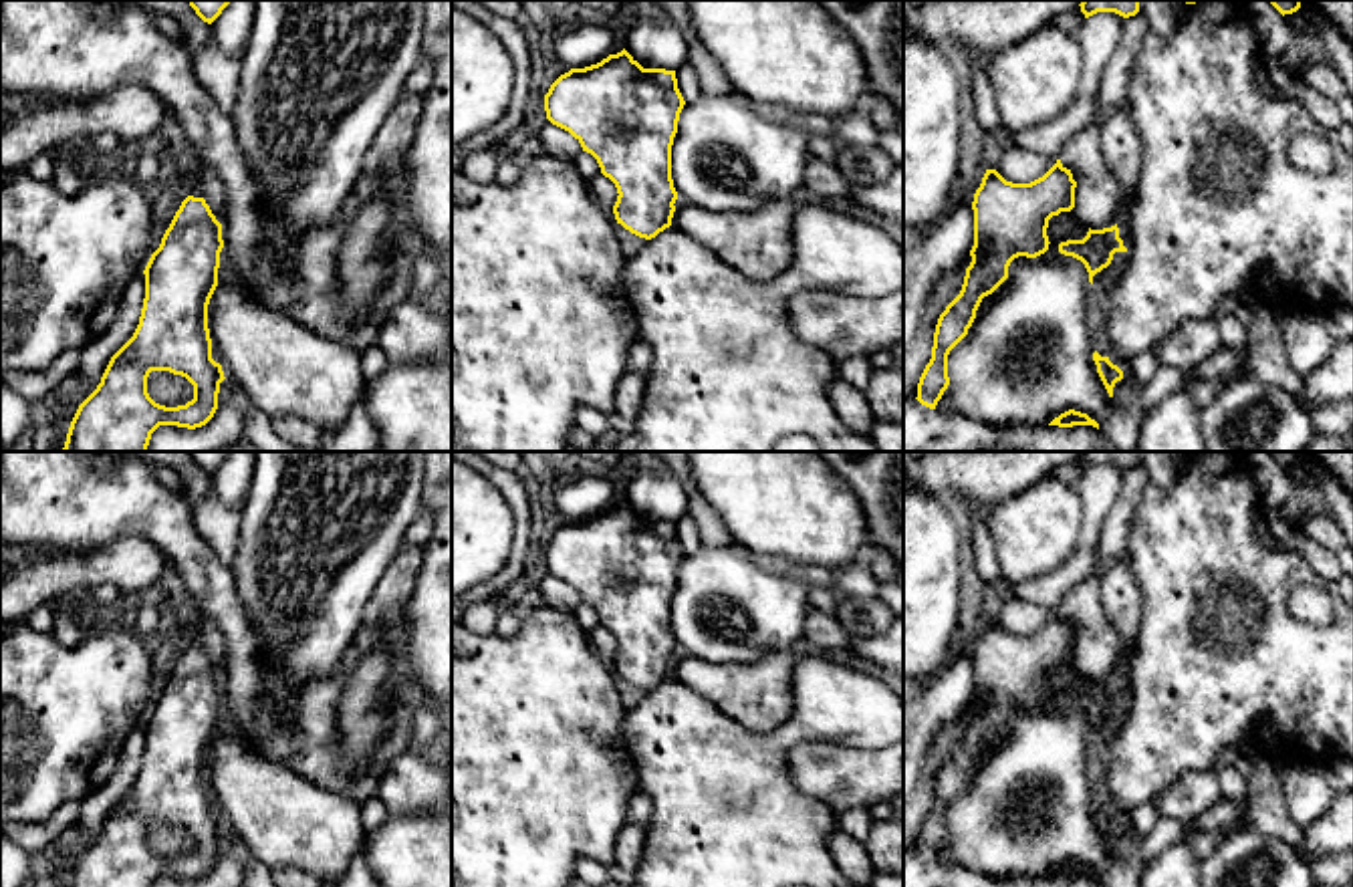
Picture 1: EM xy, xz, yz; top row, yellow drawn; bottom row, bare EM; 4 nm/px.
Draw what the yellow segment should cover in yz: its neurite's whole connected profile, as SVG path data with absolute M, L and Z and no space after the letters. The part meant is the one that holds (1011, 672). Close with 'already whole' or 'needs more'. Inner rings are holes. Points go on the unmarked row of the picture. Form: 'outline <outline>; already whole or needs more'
outline M1061 611L1030 635L1006 633L986 621L974 645L974 698L960 746L940 766L932 810L917 835L917 853L936 861L950 837L948 806L968 786L984 748L1006 730L1014 710L1036 710L1049 702L1049 671L1075 659L1071 621Z; already whole

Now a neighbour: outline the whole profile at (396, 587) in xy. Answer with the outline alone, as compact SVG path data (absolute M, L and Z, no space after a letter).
M403 540L369 603L365 605L363 623L379 621L391 611L407 607L415 591L421 560L423 546L413 546Z

